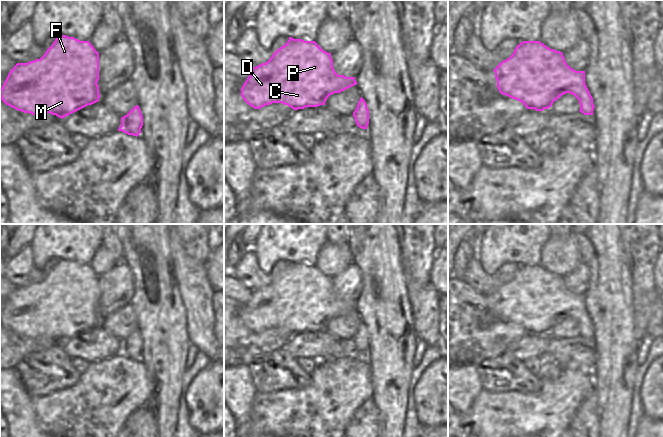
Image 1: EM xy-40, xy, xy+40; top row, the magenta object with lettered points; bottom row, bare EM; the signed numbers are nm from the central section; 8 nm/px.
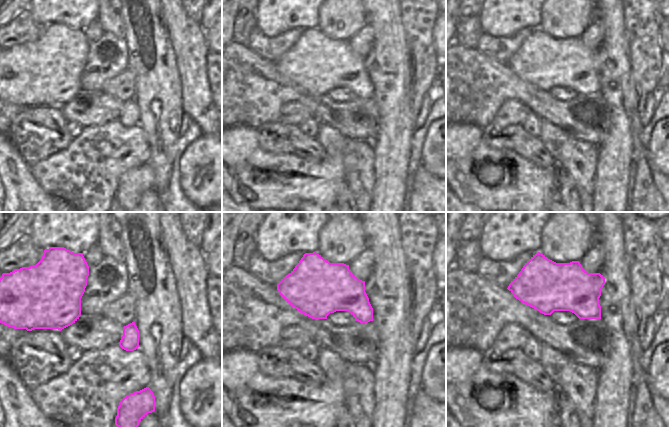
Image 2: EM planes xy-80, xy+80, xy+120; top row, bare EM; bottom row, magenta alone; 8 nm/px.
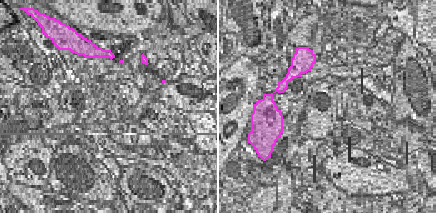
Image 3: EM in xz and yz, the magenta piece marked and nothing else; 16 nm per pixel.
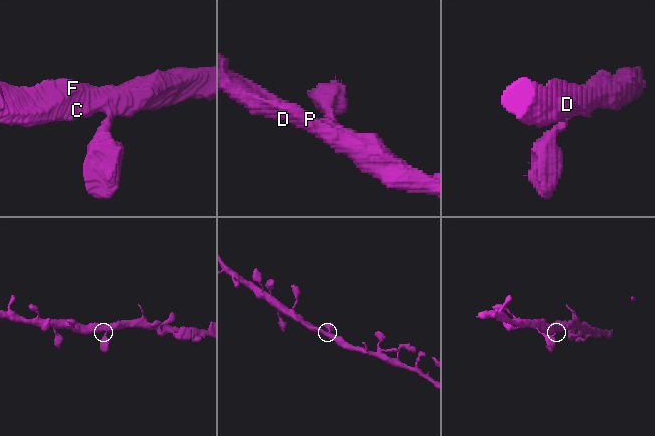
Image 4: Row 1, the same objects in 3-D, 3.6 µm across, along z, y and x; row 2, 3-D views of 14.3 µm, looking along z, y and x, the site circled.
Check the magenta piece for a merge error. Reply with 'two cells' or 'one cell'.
one cell

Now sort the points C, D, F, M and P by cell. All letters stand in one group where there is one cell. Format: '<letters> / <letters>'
C D F M P

